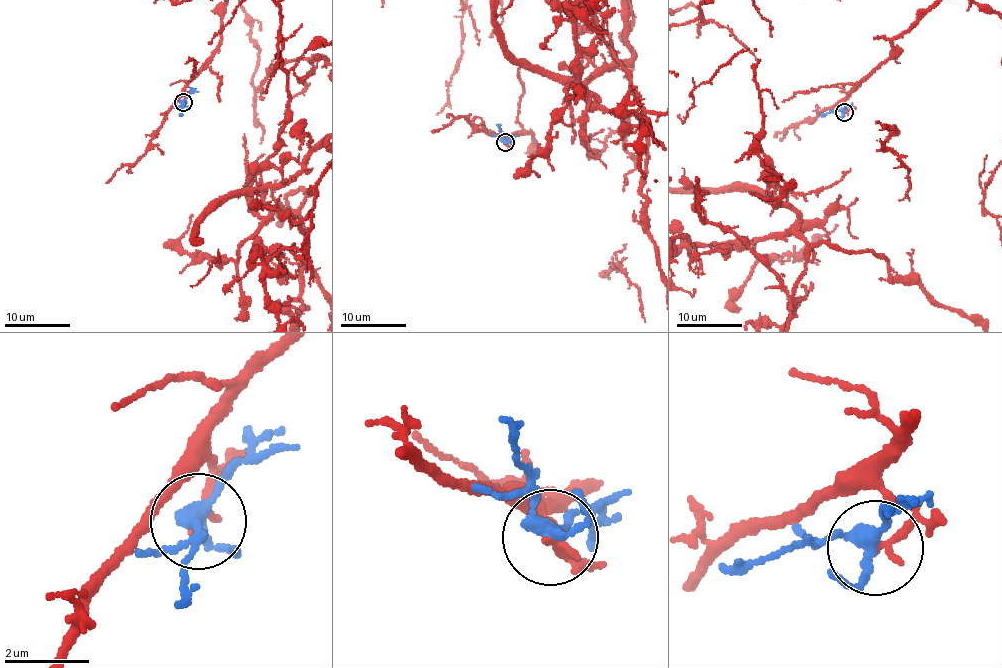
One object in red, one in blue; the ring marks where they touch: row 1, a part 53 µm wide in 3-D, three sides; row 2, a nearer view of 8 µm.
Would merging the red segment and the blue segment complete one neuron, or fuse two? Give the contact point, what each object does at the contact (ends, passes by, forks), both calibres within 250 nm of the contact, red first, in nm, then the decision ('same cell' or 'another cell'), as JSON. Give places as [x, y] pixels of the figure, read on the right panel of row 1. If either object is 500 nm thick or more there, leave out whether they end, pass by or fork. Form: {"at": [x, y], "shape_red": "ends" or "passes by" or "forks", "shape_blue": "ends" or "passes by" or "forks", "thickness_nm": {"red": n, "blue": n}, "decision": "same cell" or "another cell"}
{"at": [844, 112], "shape_red": "ends", "shape_blue": "forks", "thickness_nm": {"red": 190, "blue": 240}, "decision": "another cell"}

